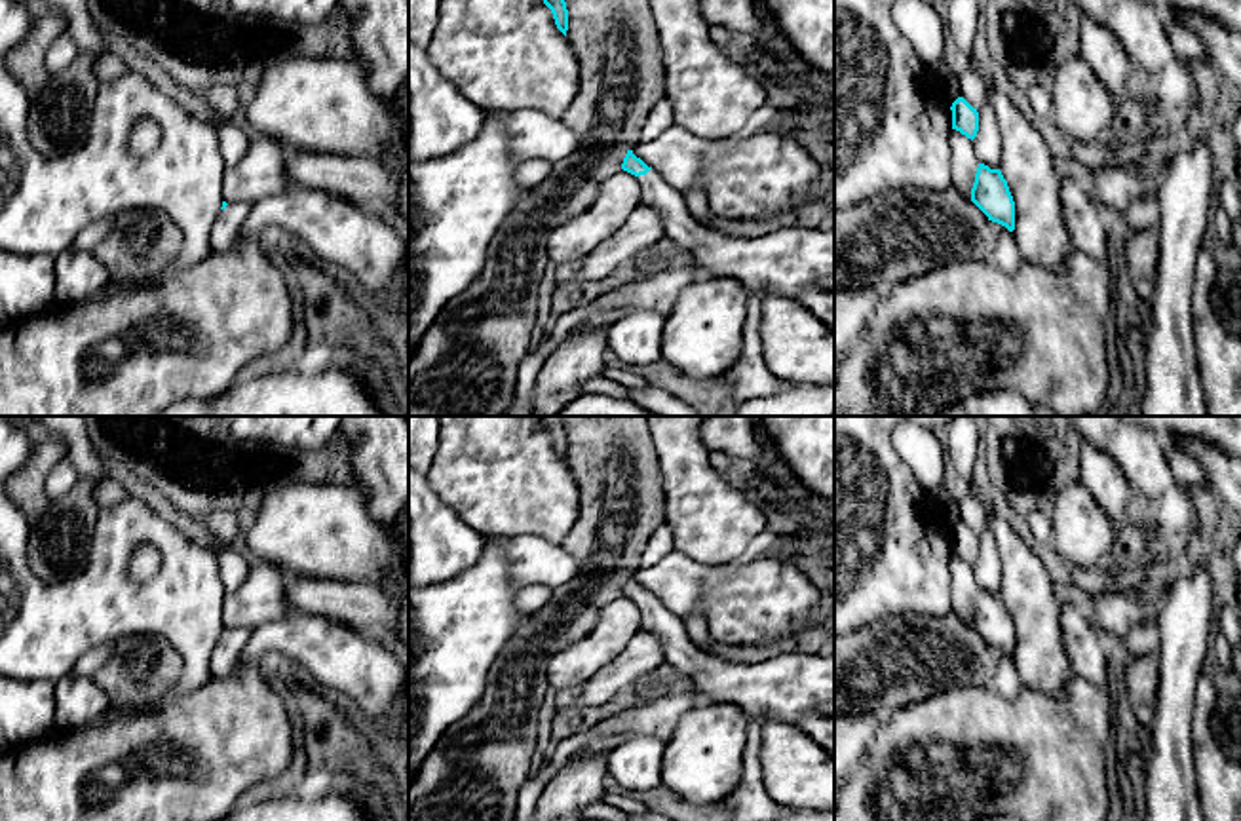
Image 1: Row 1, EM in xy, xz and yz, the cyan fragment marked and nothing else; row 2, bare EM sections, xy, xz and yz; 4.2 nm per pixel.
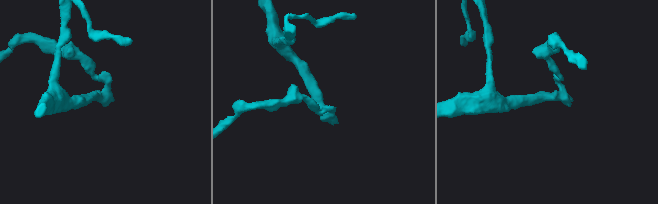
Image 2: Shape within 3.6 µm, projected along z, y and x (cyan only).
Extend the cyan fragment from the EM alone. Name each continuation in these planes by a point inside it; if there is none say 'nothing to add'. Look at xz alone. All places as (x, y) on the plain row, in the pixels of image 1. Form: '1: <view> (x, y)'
1: xz (783, 688)

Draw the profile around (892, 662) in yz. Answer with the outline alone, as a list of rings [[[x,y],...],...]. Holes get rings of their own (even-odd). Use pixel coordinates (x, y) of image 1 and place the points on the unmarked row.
[[[891,614],[869,621],[867,625],[834,637],[834,716],[838,715],[876,715],[882,707],[893,711],[922,701],[927,696],[967,684],[990,688],[994,663],[1009,658],[992,648],[973,627],[954,614]]]

